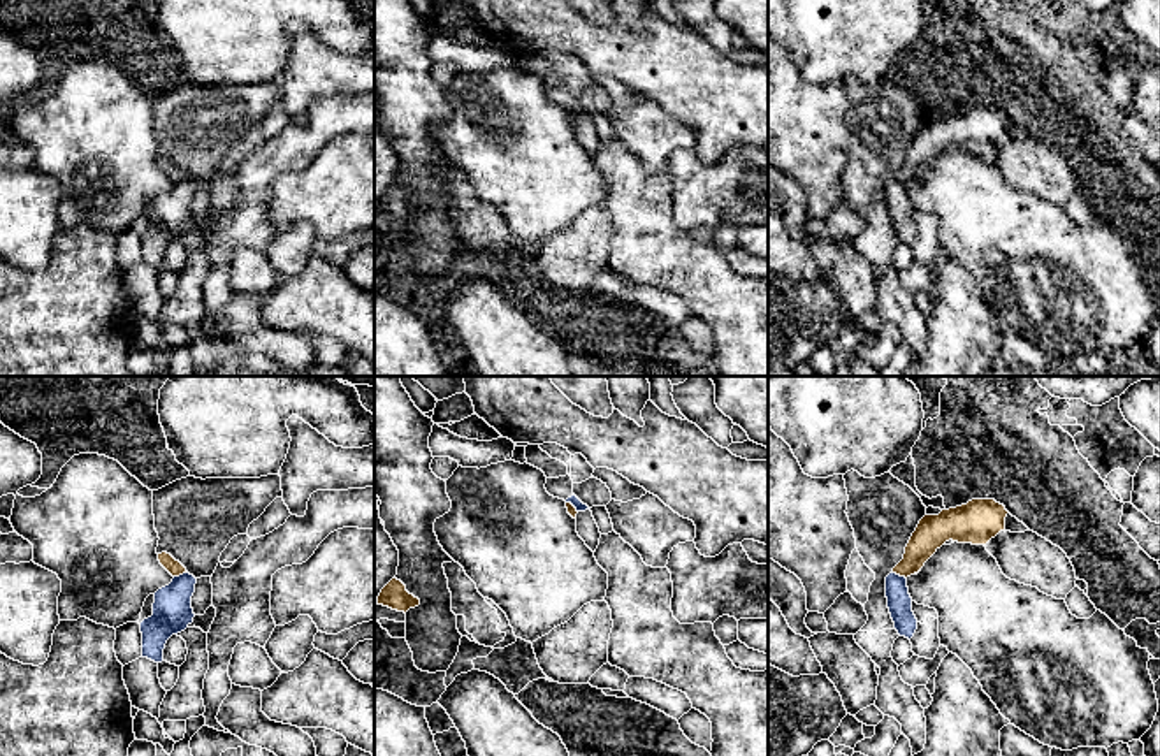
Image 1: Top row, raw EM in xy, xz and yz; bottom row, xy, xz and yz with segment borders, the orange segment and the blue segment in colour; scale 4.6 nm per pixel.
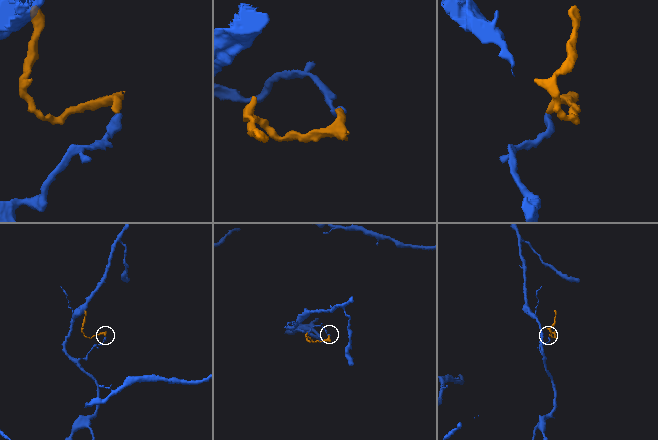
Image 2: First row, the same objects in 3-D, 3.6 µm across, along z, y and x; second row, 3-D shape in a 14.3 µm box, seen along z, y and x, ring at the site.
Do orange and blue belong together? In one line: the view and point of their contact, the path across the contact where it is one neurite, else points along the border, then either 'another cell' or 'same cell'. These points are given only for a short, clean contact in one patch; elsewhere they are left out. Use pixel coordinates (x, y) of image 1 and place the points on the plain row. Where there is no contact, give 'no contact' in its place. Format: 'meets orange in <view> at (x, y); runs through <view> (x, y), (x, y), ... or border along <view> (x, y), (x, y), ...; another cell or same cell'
meets orange in yz at (898, 180); border along yz (891, 178), (906, 185); another cell

